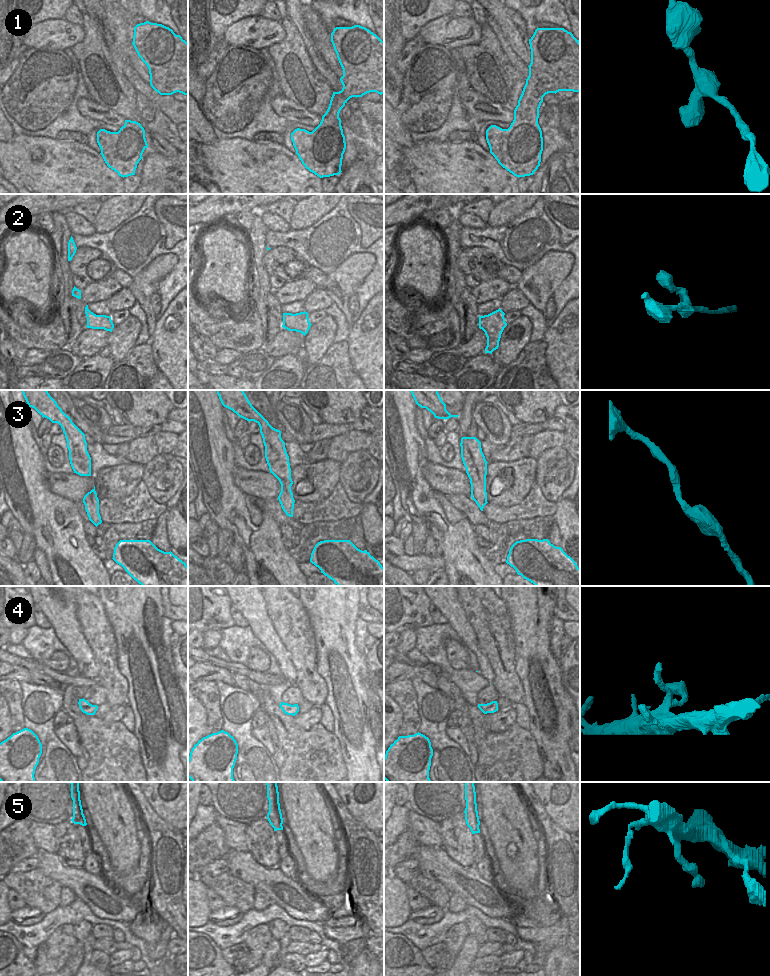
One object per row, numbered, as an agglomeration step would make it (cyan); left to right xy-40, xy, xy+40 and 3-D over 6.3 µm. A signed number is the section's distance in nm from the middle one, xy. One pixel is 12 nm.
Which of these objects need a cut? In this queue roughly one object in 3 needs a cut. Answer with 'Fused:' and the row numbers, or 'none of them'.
Fused: none of them

